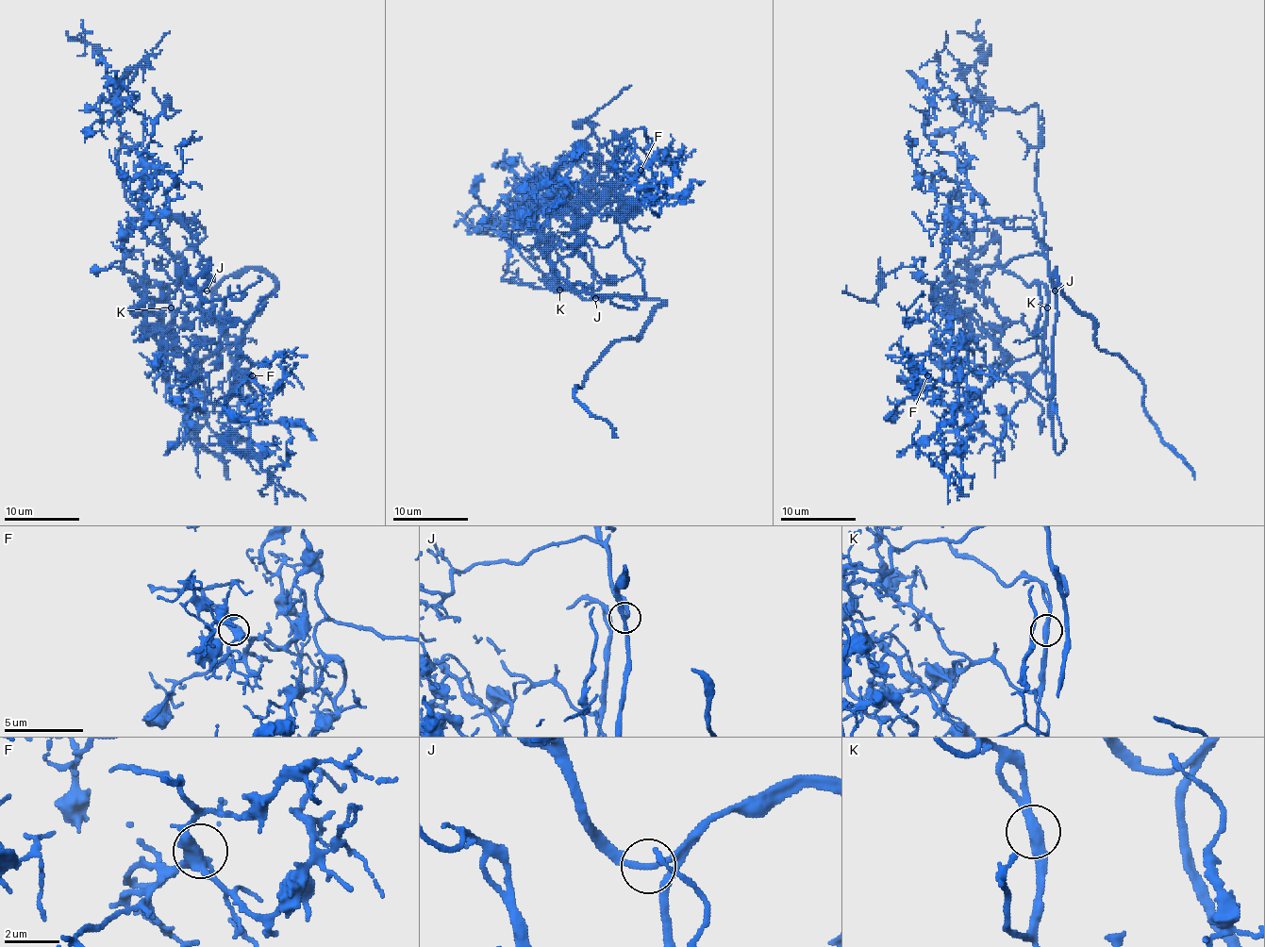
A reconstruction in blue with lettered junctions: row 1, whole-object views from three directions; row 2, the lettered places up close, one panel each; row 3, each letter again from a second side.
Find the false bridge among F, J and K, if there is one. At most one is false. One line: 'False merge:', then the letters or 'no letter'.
False merge: no letter

